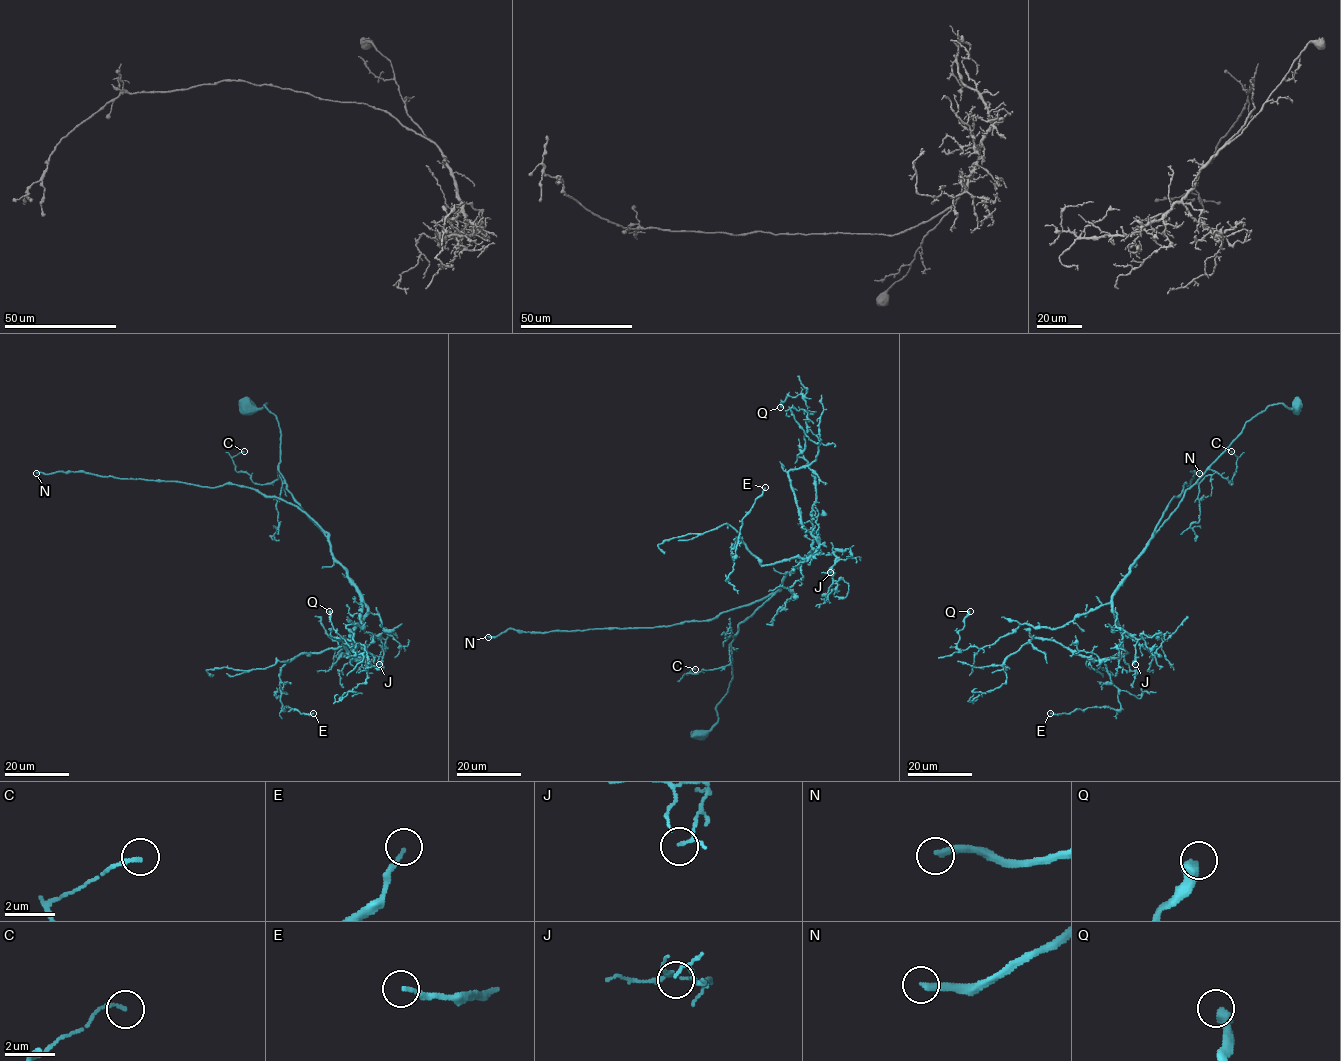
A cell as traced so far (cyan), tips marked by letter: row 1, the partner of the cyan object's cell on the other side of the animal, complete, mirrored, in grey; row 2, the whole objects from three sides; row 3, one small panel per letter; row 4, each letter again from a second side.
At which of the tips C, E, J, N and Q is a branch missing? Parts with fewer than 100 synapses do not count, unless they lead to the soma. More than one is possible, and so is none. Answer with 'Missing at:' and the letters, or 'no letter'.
Missing at: N

